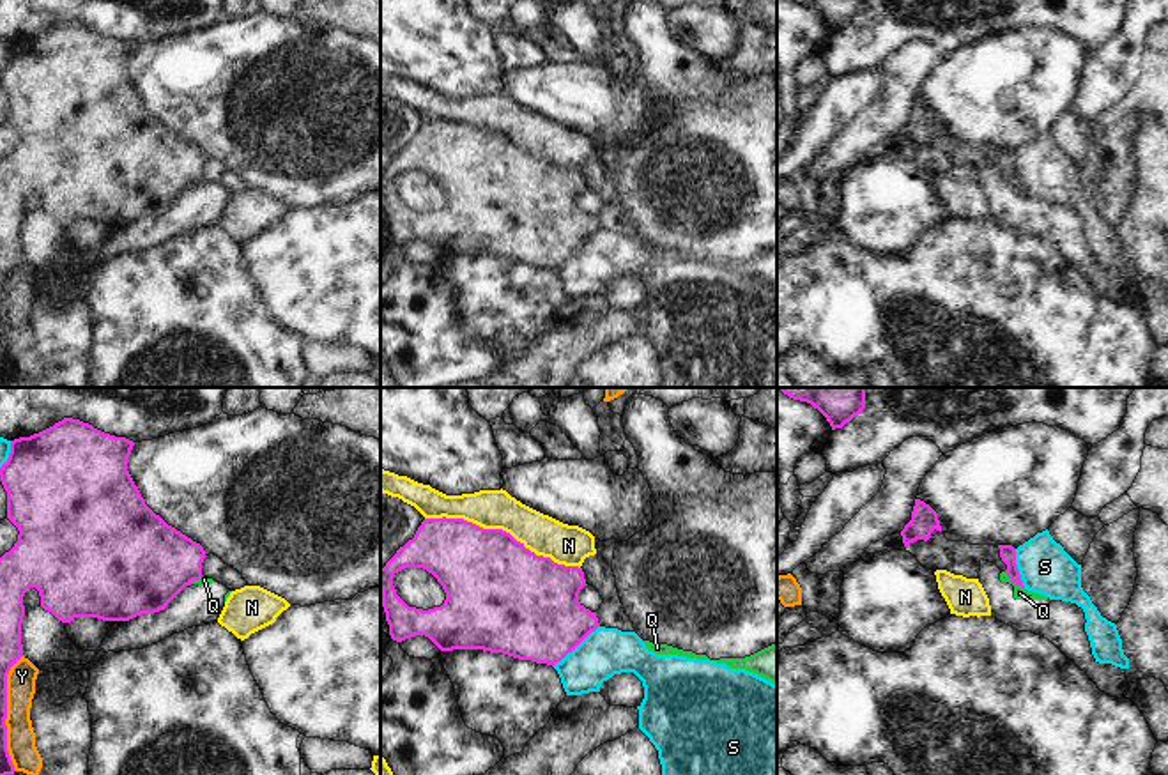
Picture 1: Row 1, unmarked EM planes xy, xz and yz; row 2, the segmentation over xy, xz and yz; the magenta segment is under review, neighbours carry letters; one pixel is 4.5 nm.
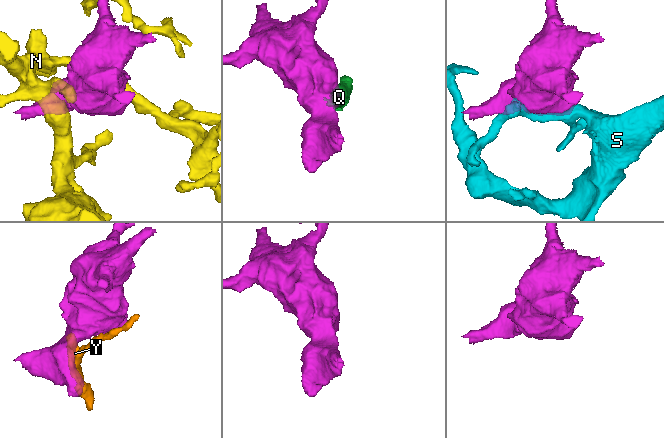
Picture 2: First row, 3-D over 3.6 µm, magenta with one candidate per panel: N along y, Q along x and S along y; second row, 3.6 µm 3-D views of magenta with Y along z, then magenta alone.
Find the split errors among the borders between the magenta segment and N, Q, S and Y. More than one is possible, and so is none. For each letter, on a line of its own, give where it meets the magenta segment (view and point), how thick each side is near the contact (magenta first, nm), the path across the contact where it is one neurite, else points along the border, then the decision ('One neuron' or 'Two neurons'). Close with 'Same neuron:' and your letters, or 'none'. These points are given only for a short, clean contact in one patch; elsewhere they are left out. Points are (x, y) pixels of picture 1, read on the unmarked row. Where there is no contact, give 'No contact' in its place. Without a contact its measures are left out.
N: Touches magenta at xz (501, 133). Thickness 440 nm (magenta) against 180 nm. Two neurons
Q: Touches magenta at yz (1013, 186). Thickness 80 nm (magenta) against 60 nm. Boundary: yz (1004, 176), (1023, 191). Two neurons
S: Touches magenta at xz (576, 250). Thickness 440 nm (magenta) against 220 nm. Two neurons
Y: Touches magenta at xy (6, 317). Thickness 80 nm (magenta) against 130 nm. Two neurons
Same neuron: none.

